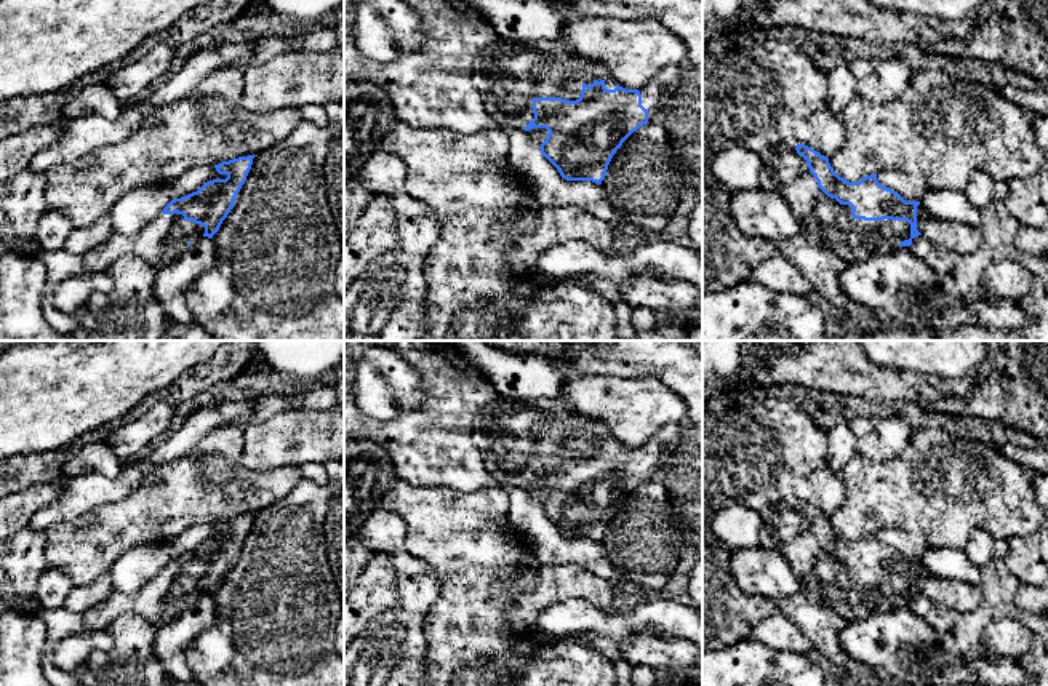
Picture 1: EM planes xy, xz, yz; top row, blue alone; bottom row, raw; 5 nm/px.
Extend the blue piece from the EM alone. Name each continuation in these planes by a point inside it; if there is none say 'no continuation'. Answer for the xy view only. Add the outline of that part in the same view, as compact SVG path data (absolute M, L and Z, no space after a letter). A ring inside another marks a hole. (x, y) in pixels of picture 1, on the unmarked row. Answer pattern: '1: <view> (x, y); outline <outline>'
1: xy (164, 597); outline M160 571L139 590L133 593L115 590L109 598L83 612L85 628L88 632L107 630L118 616L136 612L158 630L203 592L203 584L186 579L182 572Z

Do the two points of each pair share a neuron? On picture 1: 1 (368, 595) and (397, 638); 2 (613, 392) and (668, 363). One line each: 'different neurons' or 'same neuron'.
1: different neurons
2: different neurons

